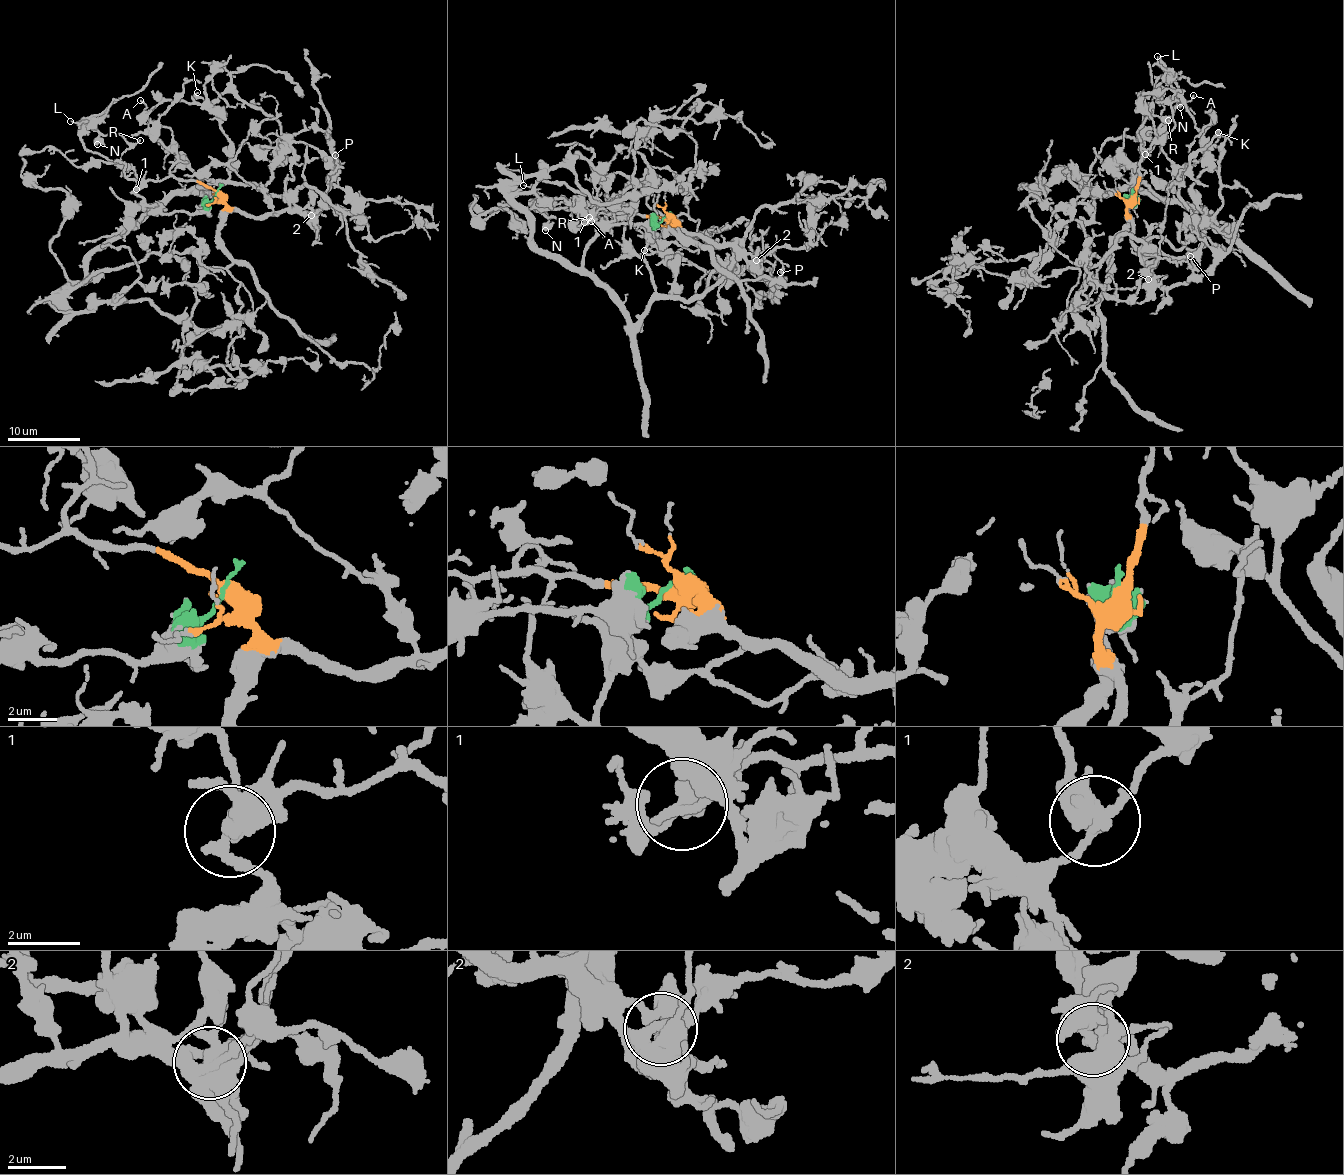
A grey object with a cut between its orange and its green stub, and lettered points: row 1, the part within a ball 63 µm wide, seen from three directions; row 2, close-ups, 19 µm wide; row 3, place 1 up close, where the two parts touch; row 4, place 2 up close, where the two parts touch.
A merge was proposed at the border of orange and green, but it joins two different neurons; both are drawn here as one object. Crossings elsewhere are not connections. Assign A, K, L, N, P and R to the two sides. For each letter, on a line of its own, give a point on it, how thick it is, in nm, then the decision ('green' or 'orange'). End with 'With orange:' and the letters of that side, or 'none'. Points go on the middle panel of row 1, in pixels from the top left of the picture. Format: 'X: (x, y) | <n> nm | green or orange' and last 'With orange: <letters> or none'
A: (591, 221) | 130 nm | orange
K: (644, 250) | 180 nm | green
L: (523, 185) | 100 nm | green
N: (545, 230) | 480 nm | orange
P: (780, 272) | 100 nm | orange
R: (589, 217) | 130 nm | orange
With orange: A, N, P, R

